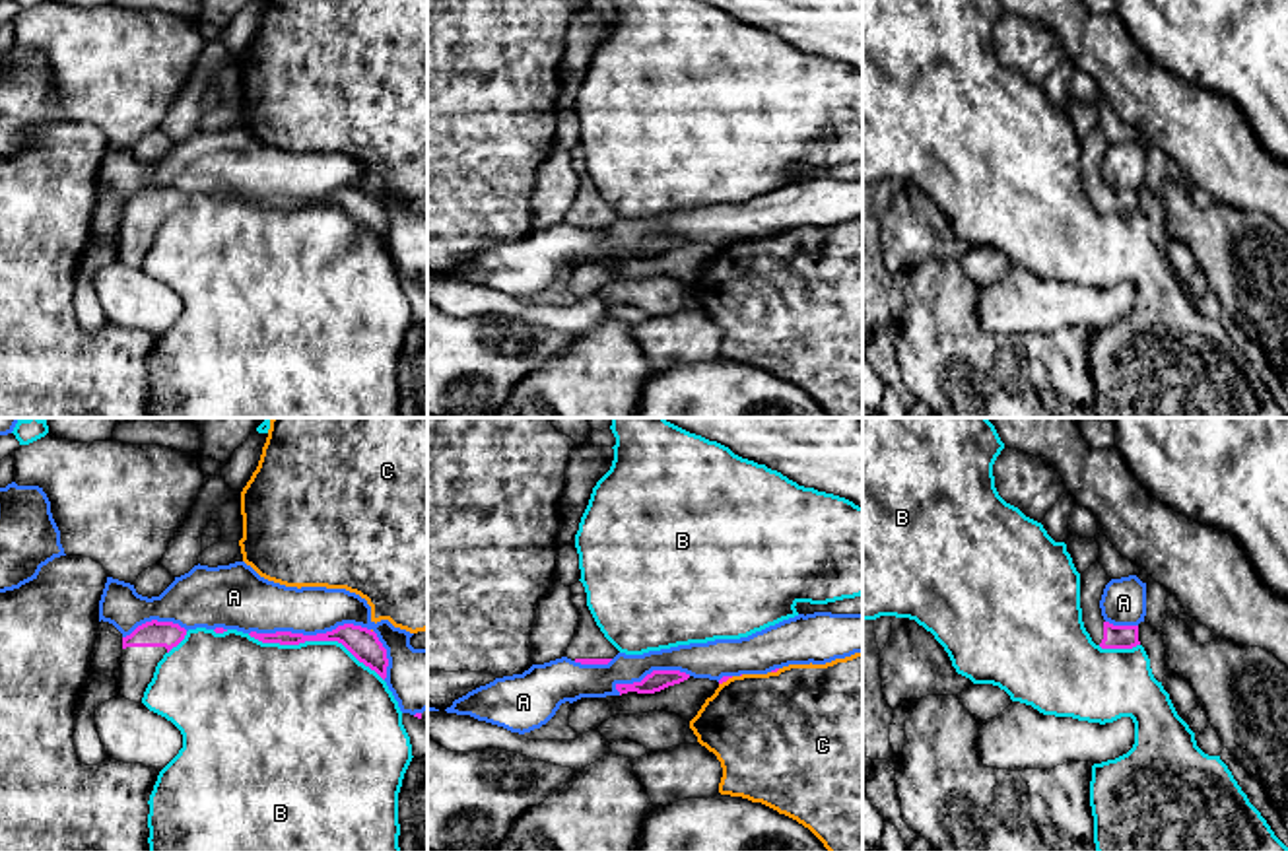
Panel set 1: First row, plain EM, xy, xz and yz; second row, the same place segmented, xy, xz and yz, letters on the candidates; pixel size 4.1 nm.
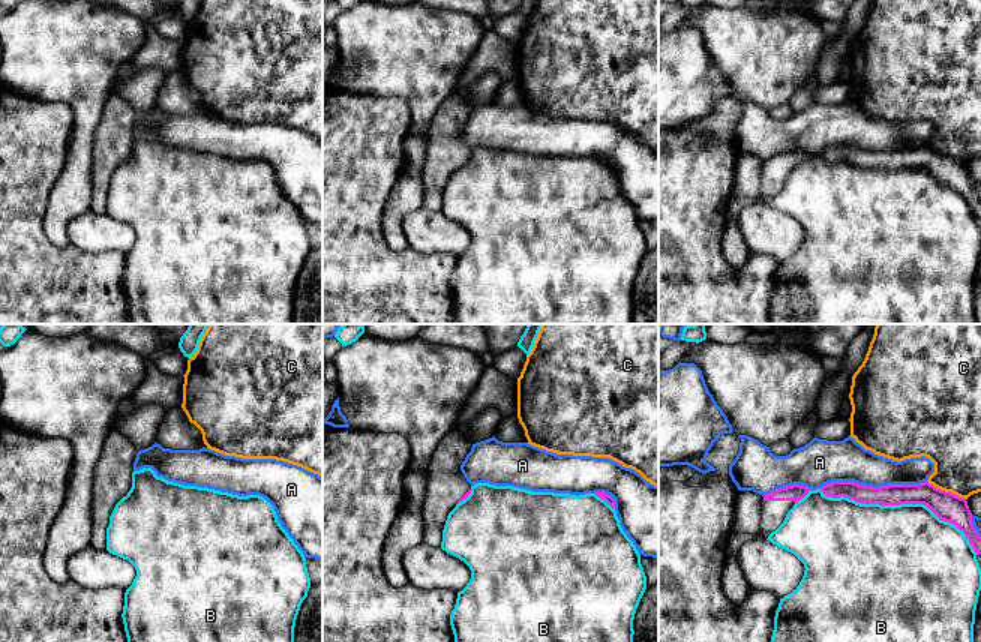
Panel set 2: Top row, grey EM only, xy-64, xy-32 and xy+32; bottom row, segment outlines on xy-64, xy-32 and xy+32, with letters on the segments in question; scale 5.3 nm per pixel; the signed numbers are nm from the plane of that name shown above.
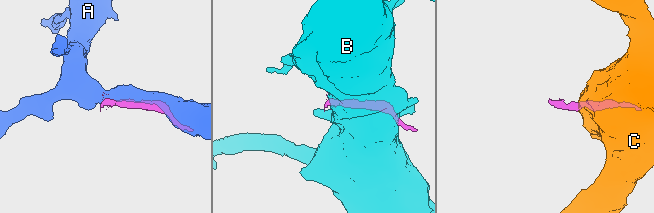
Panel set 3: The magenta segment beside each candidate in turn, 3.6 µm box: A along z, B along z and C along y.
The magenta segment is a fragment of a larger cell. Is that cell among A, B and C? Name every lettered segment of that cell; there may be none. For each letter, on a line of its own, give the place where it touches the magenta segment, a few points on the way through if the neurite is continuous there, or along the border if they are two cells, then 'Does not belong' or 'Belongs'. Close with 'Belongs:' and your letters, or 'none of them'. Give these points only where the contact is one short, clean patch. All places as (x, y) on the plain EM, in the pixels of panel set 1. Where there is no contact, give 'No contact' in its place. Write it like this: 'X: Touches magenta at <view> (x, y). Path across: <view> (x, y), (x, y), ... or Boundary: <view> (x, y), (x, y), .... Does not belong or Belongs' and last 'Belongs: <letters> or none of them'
A: Touches magenta at xy (309, 201). Does not belong
B: Touches magenta at xy (315, 204). Does not belong
C: Touches magenta at xz (725, 245). Boundary: xz (733, 241), (719, 249). Does not belong
Belongs: none of them

